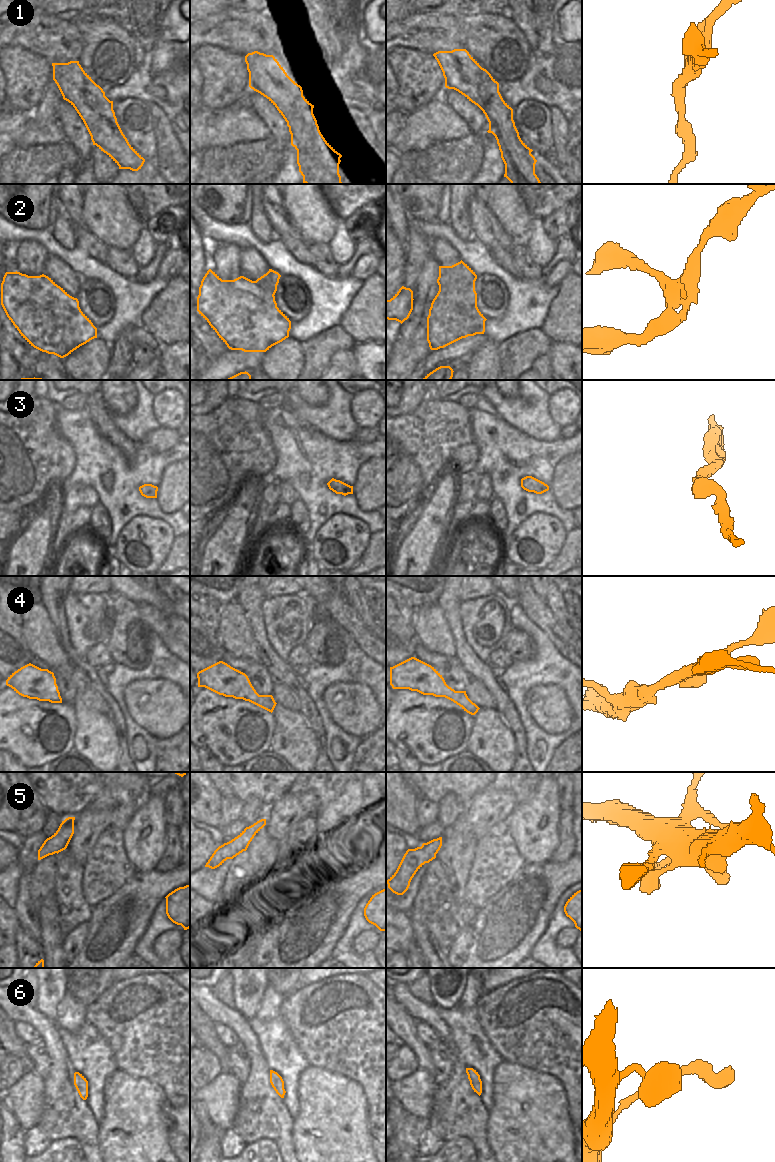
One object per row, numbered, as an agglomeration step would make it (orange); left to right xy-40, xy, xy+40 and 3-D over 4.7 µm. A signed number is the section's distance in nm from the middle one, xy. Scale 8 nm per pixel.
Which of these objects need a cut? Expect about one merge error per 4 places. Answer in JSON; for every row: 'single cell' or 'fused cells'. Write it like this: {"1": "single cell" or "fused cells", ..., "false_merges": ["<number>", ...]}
{"1": "fused cells", "2": "fused cells", "3": "single cell", "4": "single cell", "5": "single cell", "6": "single cell", "false_merges": ["1", "2"]}

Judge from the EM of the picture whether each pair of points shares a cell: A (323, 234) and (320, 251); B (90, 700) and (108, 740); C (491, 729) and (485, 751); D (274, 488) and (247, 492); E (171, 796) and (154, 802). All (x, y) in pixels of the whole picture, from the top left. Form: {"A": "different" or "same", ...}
{"A": "different", "B": "different", "C": "same", "D": "different", "E": "different"}

